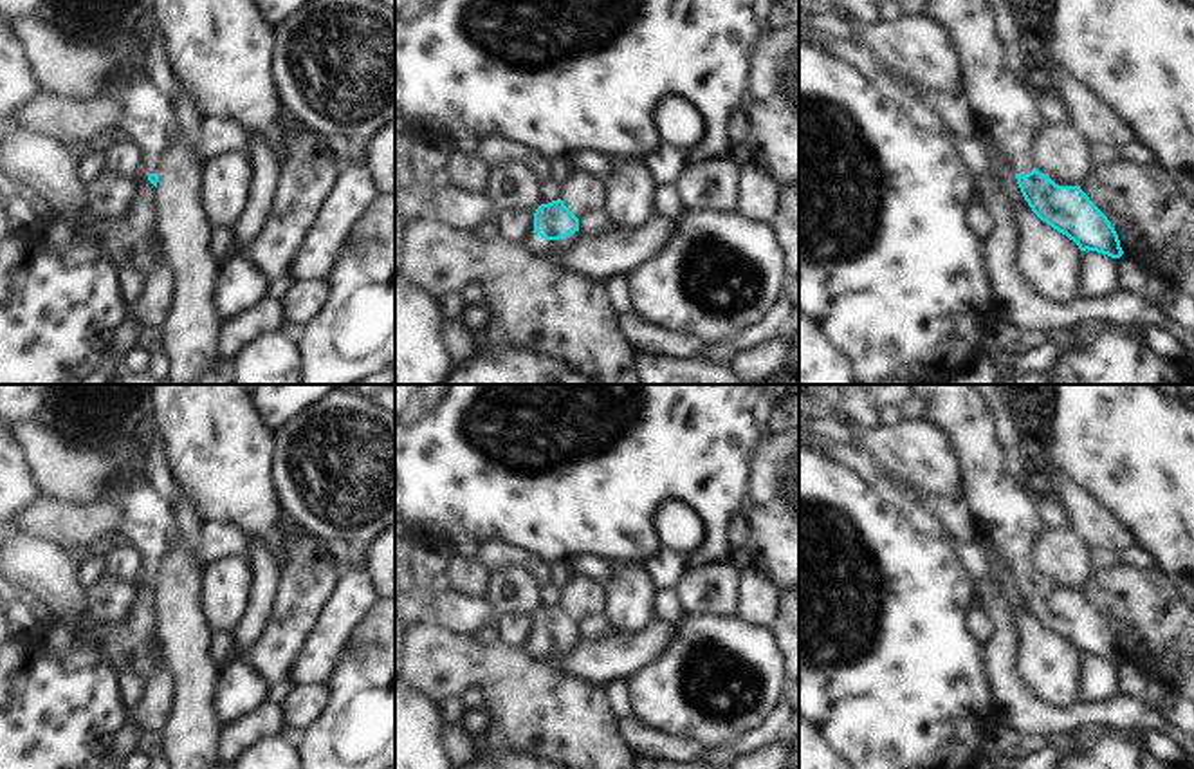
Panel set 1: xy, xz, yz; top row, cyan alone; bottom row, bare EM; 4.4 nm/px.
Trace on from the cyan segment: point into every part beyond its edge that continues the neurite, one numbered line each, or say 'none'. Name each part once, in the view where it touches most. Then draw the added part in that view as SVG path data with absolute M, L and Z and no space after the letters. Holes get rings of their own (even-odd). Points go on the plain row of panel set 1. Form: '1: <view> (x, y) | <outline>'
1: yz (992, 506) | M909 384L909 388L913 390L913 395L932 404L932 415L929 419L932 428L945 439L960 466L967 471L963 493L956 500L943 500L911 486L916 493L918 504L936 516L960 542L976 543L981 538L990 540L1003 552L1012 574L1026 579L1035 572L1030 560L1030 549L1037 533L1042 531L1044 525L1037 516L1035 504L1028 498L1026 491L1014 482L1006 468L1005 453L996 433L996 415L992 408L972 384Z

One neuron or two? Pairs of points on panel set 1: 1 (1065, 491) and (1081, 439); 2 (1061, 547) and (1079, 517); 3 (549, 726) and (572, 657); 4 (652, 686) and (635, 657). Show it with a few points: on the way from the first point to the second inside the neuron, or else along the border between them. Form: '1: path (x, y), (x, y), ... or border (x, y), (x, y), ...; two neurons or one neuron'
1: border (1052, 464), (1102, 502); two neurons
2: border (1066, 526), (1090, 549); two neurons
3: border (529, 654), (552, 663), (567, 674), (606, 686); two neurons
4: border (673, 641), (659, 659), (628, 679); two neurons

